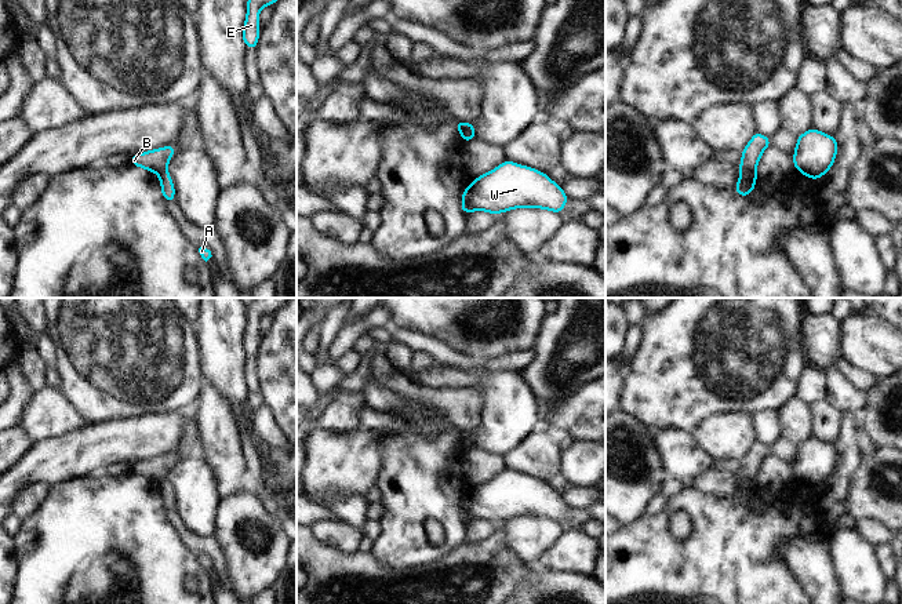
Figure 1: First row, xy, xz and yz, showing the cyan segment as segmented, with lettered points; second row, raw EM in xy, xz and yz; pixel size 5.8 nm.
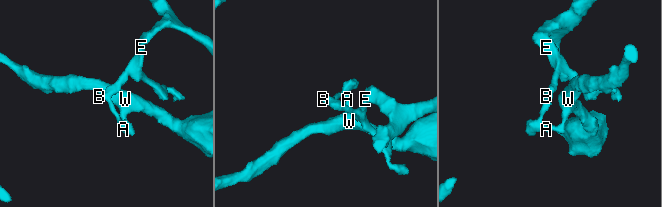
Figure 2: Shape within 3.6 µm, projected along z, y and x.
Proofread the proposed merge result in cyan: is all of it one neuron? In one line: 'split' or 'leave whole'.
split

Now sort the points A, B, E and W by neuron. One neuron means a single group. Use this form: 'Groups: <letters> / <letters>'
Groups: A W / B E

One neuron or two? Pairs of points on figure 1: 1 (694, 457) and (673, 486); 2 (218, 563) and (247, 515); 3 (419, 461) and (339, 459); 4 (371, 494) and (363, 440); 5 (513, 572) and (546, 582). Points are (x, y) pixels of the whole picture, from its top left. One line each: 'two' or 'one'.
1: two
2: two
3: two
4: two
5: two

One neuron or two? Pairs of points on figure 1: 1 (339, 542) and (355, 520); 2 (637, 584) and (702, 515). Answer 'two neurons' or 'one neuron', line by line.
1: two neurons
2: one neuron

